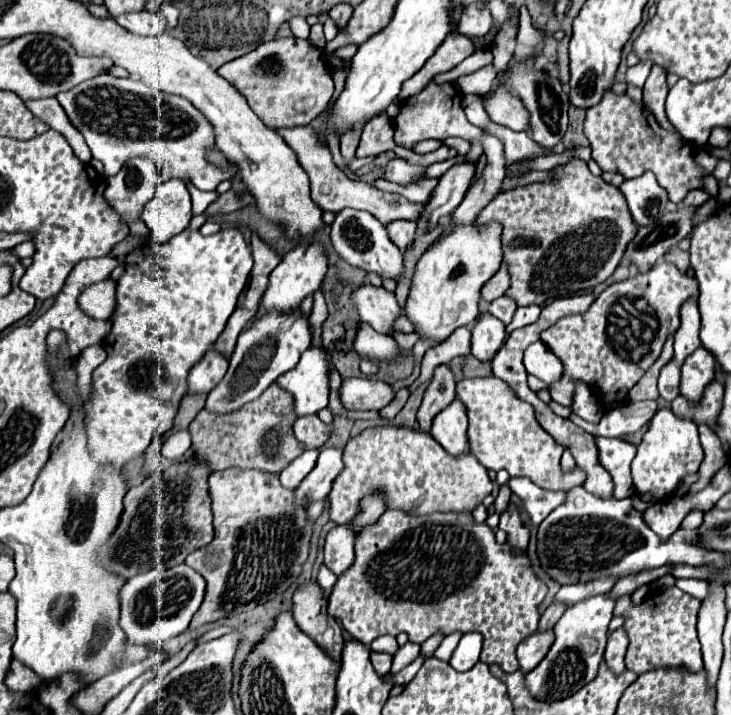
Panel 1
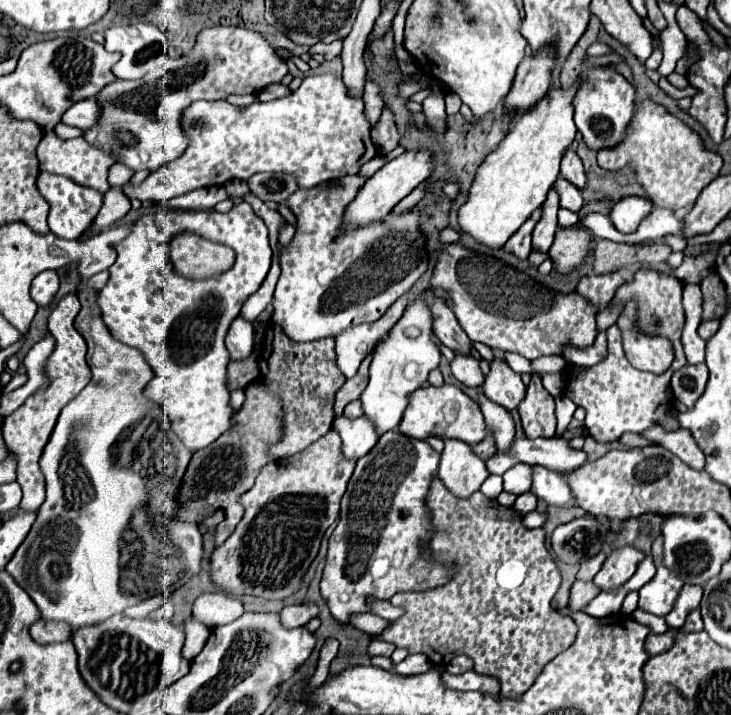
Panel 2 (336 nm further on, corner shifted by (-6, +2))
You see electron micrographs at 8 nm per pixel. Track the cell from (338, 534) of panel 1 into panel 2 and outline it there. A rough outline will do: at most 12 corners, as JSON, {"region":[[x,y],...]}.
{"region":[[368,599],[374,615],[394,621],[404,611],[386,599]]}

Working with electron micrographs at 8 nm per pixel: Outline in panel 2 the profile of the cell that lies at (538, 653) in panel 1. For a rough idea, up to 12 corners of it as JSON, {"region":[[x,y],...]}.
{"region":[[576,581],[568,611],[582,611],[596,595],[594,583]]}

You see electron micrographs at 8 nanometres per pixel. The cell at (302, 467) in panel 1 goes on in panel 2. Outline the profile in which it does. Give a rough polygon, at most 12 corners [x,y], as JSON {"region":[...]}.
{"region":[[336,417],[346,459],[364,457],[378,441],[366,417]]}

